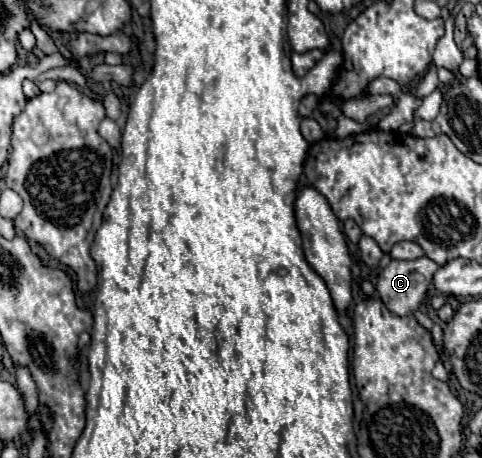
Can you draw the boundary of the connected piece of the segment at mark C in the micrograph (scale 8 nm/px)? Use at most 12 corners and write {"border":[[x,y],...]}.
{"border":[[392,260],[376,290],[392,314],[418,310],[438,264]]}

